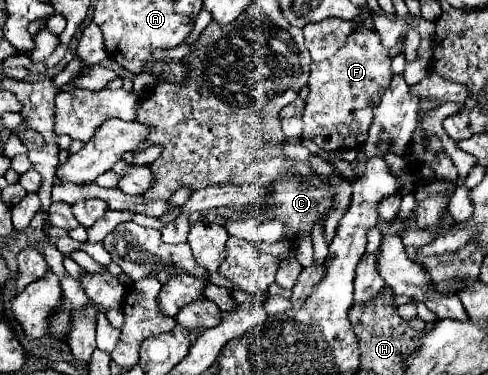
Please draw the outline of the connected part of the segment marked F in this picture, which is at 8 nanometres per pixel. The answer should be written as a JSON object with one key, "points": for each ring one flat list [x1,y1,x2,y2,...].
{"points":[[364,26,352,30,346,38,346,44,340,46,332,58,310,66,310,94,302,114,302,136,310,138,326,152,362,148,364,140,368,140,368,128,374,120,372,108,378,102,378,92,388,86,392,78,390,62,392,58,388,48,382,46,376,30]]}

